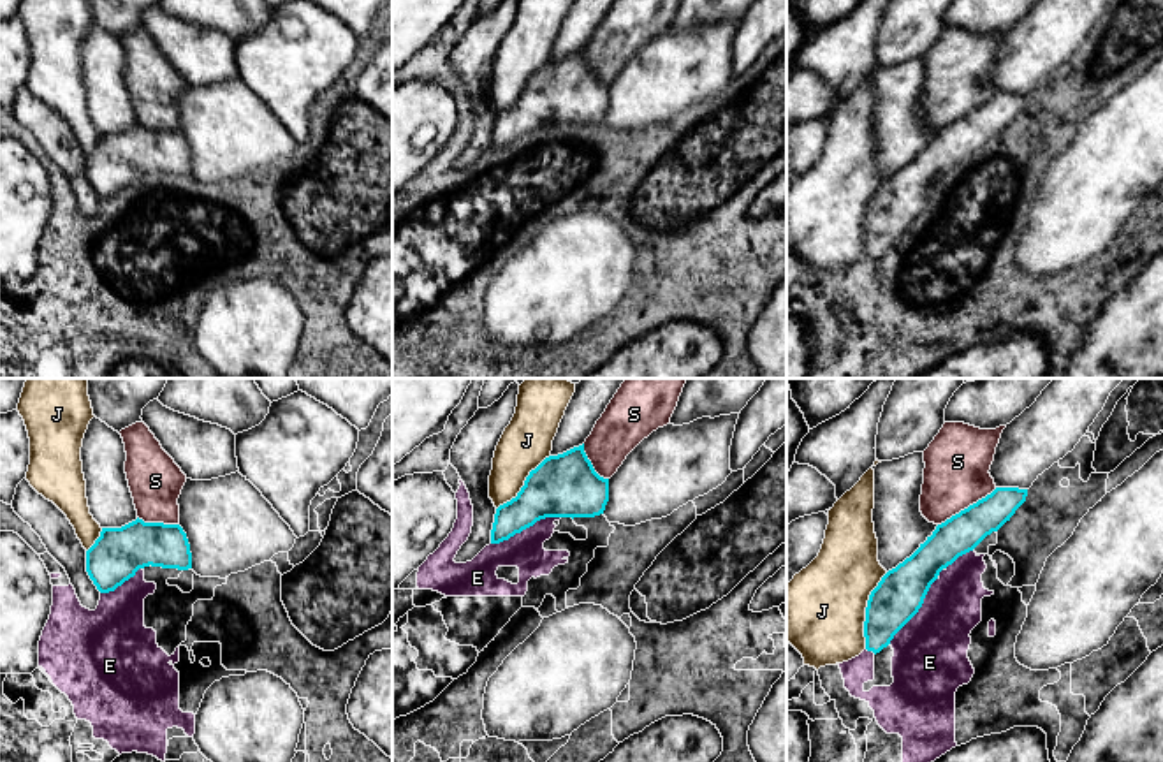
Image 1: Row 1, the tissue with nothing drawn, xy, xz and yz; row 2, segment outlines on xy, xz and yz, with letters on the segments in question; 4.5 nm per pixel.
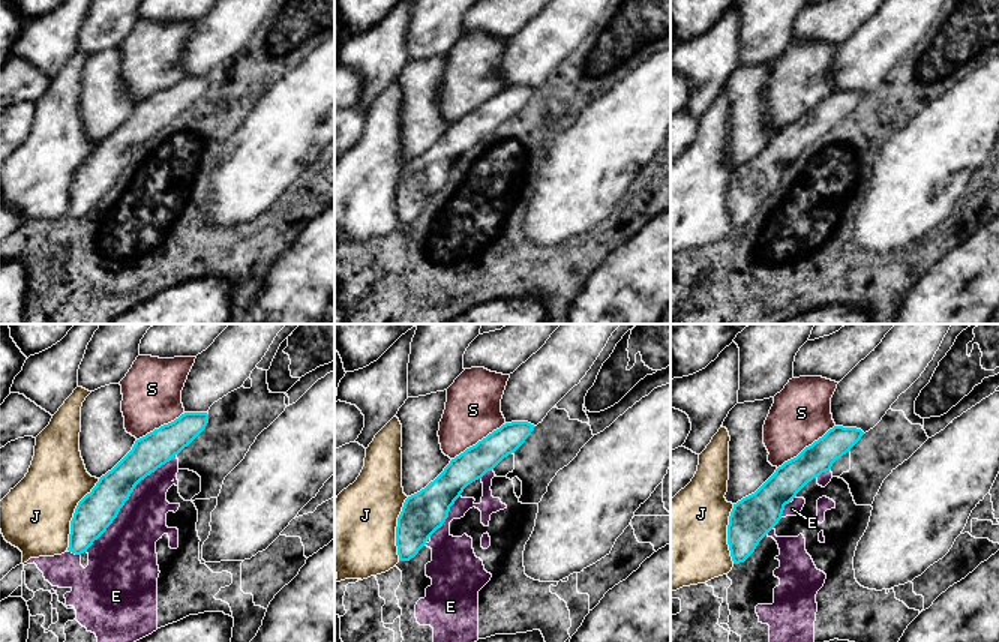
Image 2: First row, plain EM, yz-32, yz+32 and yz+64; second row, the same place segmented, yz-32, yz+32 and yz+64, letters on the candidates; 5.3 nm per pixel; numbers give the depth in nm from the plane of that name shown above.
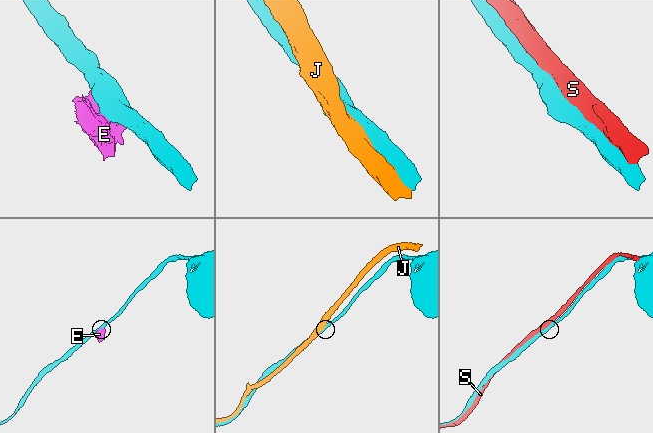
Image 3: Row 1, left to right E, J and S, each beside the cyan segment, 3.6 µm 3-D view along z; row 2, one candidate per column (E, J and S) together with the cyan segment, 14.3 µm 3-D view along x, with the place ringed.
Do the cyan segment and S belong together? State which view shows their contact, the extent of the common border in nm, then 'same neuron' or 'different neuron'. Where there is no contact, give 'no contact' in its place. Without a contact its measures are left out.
yz | 320 nm | different neuron

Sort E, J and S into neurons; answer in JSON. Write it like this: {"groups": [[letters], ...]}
{"groups": [["E"], ["J"], ["S"]]}

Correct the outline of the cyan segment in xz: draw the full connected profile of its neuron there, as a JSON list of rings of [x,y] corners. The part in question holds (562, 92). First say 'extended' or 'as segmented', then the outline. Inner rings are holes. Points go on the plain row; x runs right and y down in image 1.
as segmented | [[[584,49],[545,63],[524,86],[516,104],[494,120],[491,150],[545,123],[595,123],[609,107],[609,84],[600,83],[584,58]]]

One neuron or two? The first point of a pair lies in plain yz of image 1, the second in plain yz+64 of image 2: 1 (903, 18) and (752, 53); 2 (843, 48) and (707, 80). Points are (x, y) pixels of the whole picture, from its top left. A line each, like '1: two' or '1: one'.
1: one
2: one

